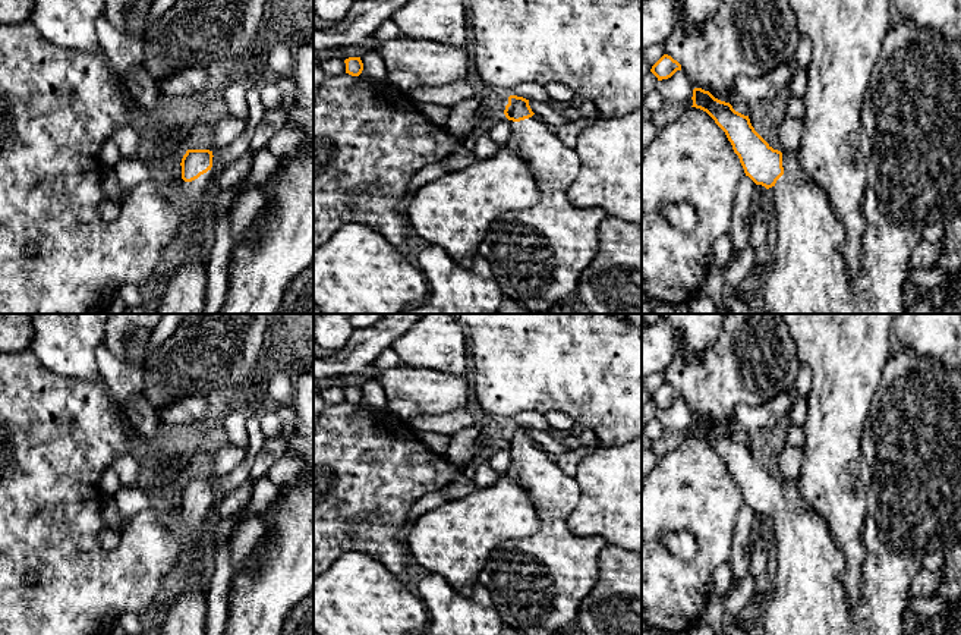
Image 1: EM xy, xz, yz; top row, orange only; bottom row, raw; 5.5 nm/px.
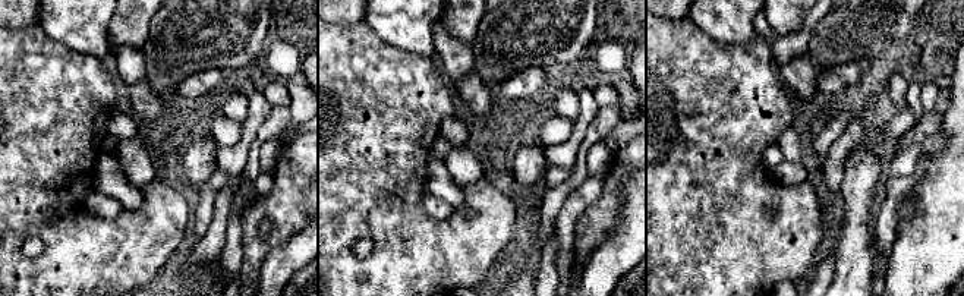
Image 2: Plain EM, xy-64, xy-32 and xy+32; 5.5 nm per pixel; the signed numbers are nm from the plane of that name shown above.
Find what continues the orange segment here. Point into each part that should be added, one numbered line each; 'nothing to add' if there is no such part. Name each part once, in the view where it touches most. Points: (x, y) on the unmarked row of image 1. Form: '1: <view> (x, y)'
1: xy (195, 519)

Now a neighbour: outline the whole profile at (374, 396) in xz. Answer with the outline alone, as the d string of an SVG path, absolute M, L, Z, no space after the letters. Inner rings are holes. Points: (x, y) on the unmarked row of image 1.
M365 381L360 384L363 392L362 405L369 409L385 409L385 392L381 384L375 381Z

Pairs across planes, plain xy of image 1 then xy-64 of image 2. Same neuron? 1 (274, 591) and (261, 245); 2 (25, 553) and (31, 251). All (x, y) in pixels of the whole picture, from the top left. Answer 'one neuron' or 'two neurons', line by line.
1: two neurons
2: two neurons

